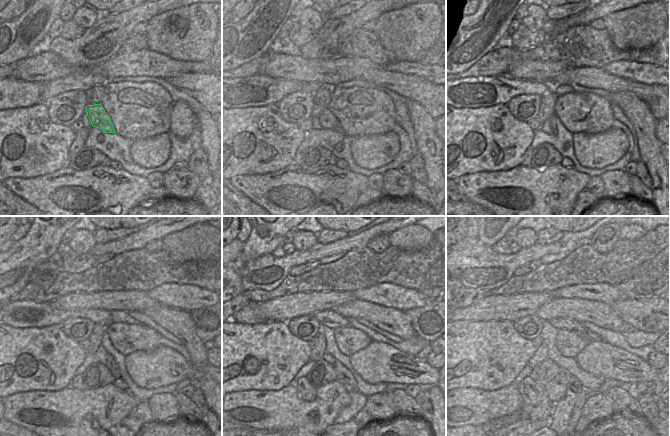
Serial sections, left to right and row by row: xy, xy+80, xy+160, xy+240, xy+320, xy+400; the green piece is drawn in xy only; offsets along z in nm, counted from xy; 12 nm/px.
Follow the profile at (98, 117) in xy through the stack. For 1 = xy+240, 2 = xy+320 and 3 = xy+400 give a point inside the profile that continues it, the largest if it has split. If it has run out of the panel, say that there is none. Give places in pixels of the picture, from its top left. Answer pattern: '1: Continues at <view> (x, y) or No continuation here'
1: Continues at xy+240 (110, 362)
2: Continues at xy+320 (344, 375)
3: Continues at xy+400 (578, 406).

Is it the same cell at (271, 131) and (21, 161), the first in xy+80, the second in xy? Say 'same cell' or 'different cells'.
same cell

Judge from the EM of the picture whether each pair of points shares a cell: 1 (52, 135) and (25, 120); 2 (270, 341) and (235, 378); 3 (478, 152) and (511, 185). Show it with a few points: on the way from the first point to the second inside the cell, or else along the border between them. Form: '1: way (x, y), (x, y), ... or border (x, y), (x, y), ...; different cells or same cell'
1: way (45, 135), (42, 135), (32, 125); same cell
2: way (268, 354), (265, 364), (257, 373), (248, 375); same cell
3: border (520, 165), (505, 170), (476, 171), (474, 173); different cells

